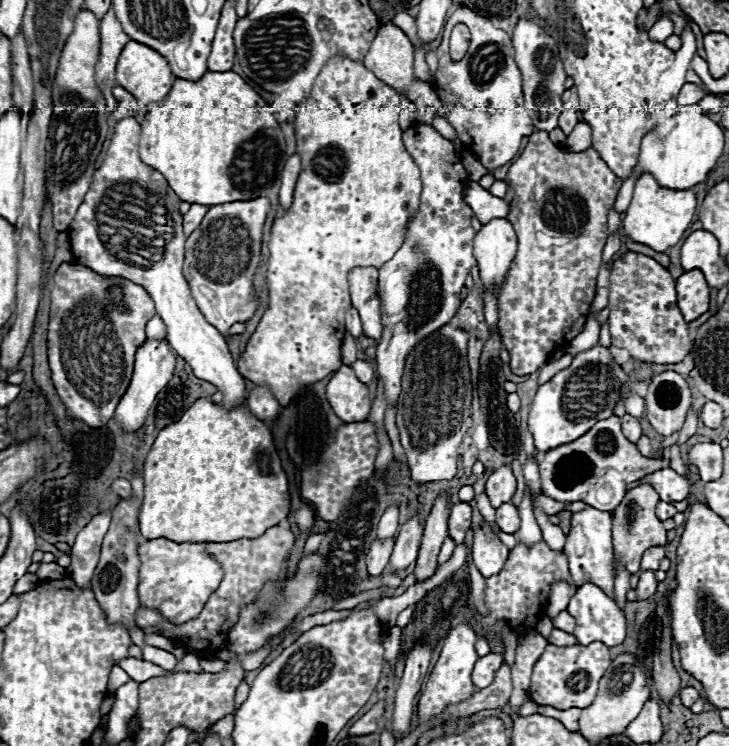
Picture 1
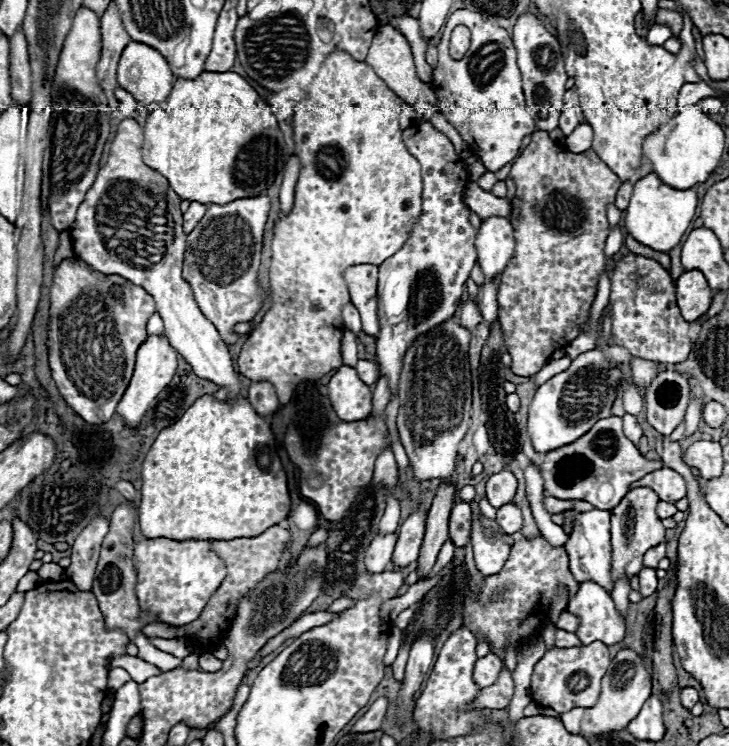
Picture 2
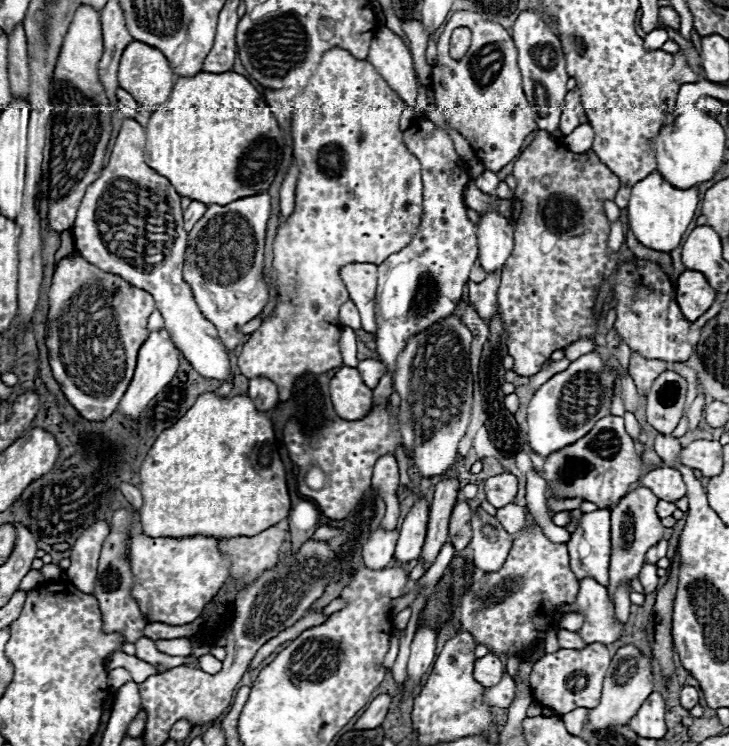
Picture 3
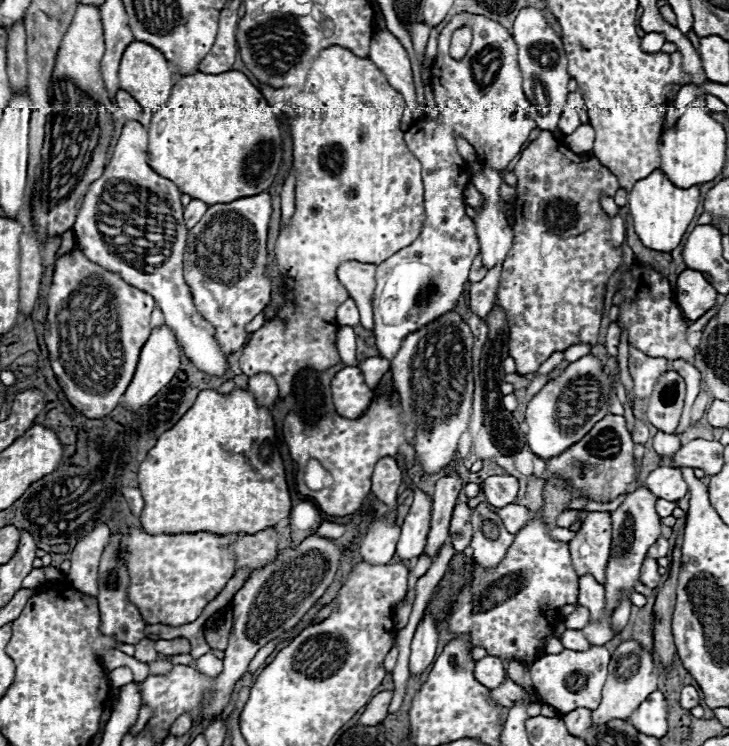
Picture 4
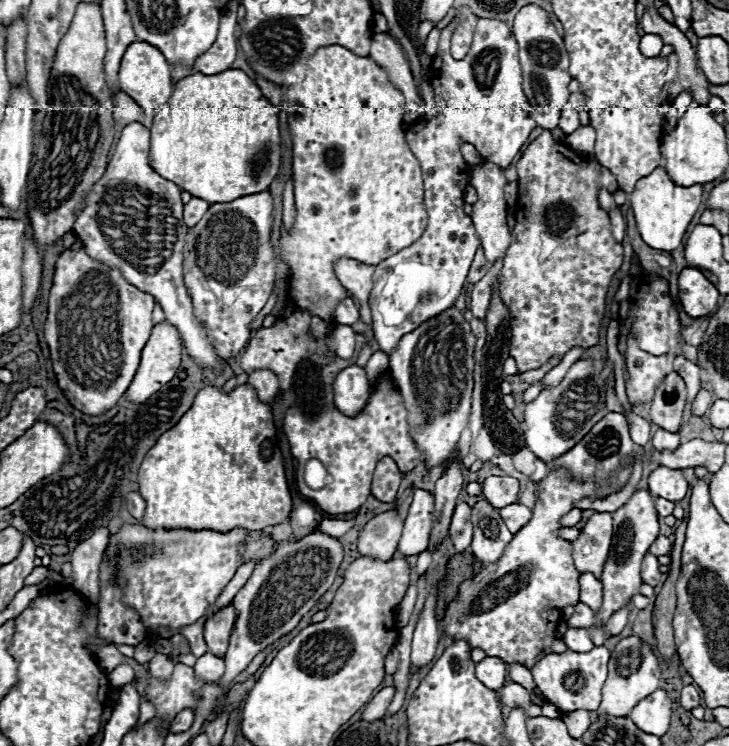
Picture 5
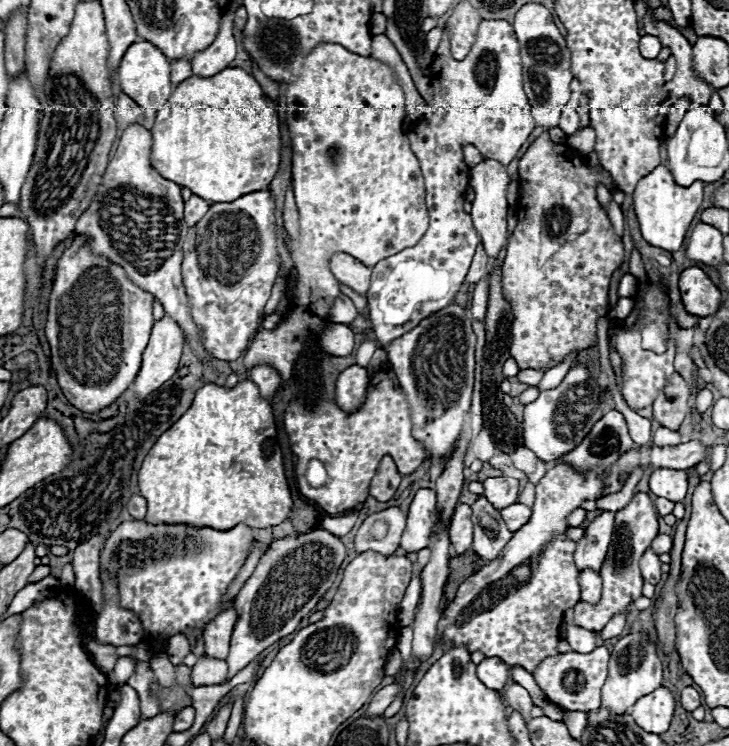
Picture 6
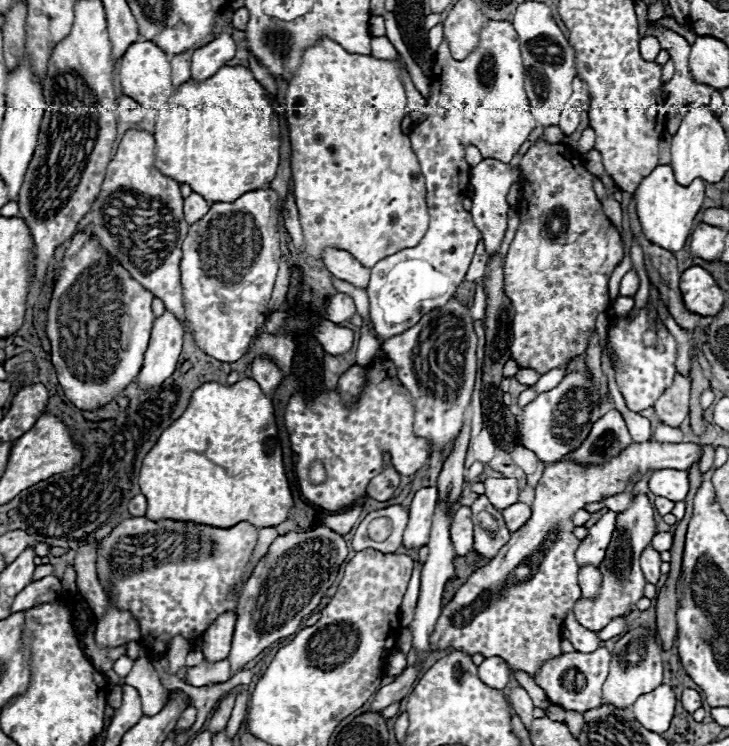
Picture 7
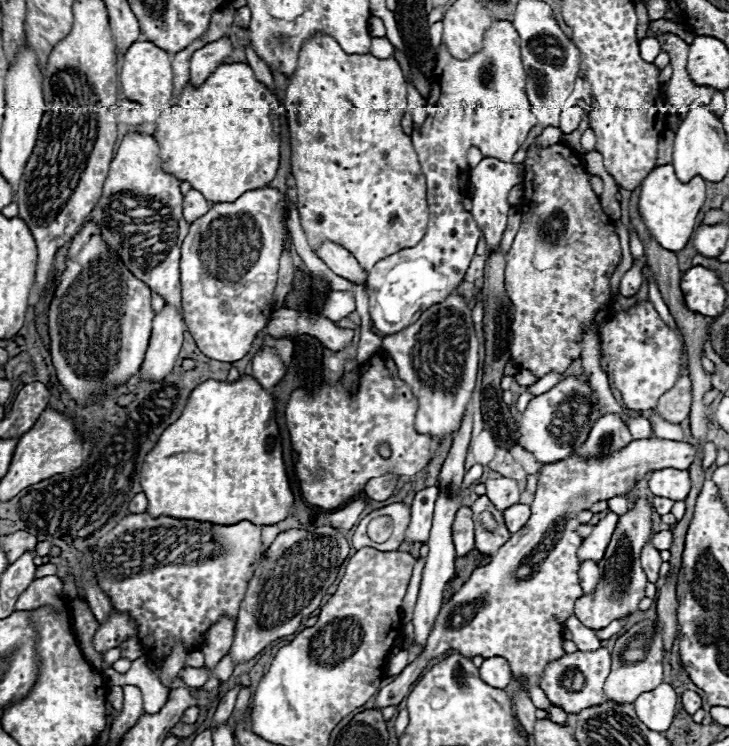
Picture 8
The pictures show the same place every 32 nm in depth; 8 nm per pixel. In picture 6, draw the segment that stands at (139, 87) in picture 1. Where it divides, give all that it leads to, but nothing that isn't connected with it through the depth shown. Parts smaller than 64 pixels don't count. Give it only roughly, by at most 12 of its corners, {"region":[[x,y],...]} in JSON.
{"region":[[134,42],[118,68],[122,92],[146,116],[172,96],[170,62]]}

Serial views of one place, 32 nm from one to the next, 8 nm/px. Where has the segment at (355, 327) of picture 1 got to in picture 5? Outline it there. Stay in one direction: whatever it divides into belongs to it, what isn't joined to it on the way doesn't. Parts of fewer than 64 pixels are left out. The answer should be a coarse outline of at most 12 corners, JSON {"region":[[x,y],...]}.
{"region":[[352,298],[340,300],[334,308],[334,322],[352,326],[358,308]]}

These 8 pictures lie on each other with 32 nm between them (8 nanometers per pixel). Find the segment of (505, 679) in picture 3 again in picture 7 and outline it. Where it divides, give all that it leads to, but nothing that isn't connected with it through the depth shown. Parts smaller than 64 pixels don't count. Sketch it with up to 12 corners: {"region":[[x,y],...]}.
{"region":[[524,688],[508,694],[514,712],[530,730],[534,720],[532,704]]}

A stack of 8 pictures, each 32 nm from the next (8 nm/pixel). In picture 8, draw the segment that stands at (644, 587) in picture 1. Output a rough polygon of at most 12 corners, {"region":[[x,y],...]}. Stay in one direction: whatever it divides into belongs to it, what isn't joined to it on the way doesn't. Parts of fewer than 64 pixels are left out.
{"region":[[650,540],[642,548],[640,562],[650,582],[658,580],[660,550]]}

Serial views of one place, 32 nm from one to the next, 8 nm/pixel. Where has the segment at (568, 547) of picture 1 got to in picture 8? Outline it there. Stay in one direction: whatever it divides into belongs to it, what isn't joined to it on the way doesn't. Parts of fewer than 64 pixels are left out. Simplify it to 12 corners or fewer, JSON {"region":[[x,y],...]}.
{"region":[[610,512],[594,526],[578,550],[582,560],[602,560],[618,514]]}

